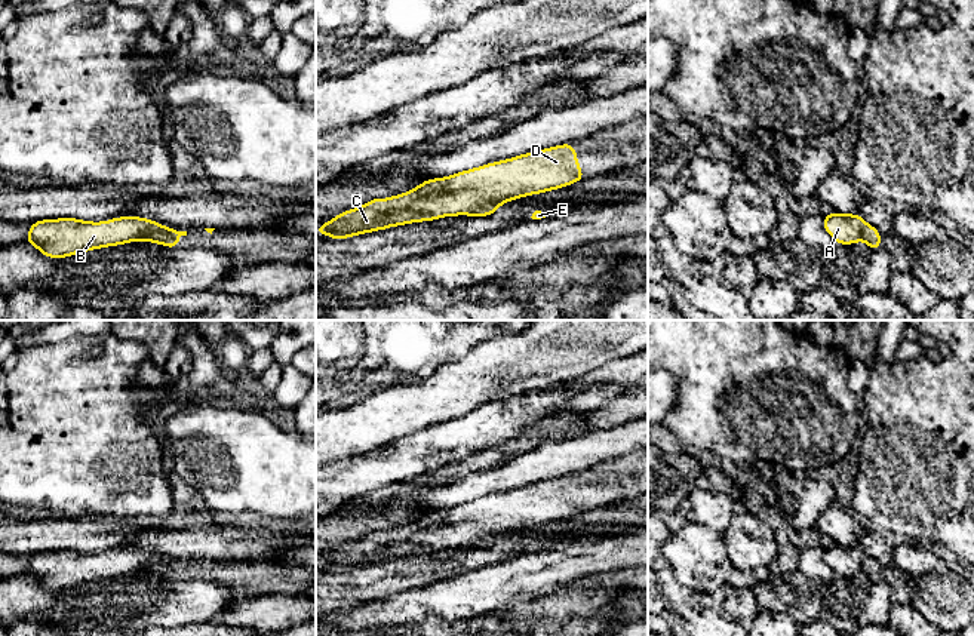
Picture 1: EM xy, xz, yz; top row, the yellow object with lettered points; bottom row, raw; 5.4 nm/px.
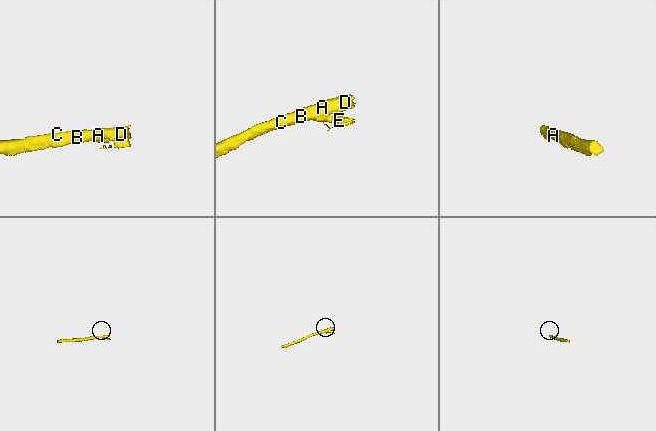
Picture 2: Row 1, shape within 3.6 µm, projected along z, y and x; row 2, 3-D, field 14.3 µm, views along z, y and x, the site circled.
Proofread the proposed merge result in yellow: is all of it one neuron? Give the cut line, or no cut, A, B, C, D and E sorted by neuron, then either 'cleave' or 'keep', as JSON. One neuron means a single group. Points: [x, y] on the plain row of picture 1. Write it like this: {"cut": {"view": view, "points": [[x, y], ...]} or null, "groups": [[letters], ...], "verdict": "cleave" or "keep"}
{"cut": {"view": "xz", "points": [[500, 534], [475, 538], [466, 544]]}, "groups": [["A", "B", "C", "D"], ["E"]], "verdict": "cleave"}

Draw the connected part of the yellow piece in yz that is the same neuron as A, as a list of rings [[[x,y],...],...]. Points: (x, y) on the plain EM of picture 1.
[[[832,544],[823,549],[824,562],[835,571],[839,577],[852,577],[863,571],[864,551],[858,546],[842,547]]]

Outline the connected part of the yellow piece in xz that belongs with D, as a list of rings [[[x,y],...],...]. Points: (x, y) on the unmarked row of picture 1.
[[[569,474],[483,497],[446,510],[427,511],[408,525],[388,531],[372,531],[357,541],[341,544],[329,554],[319,557],[316,563],[322,568],[329,566],[331,572],[347,571],[394,557],[433,553],[440,549],[466,547],[474,540],[551,523],[578,514],[583,510],[584,506],[577,494],[577,483],[572,474]]]

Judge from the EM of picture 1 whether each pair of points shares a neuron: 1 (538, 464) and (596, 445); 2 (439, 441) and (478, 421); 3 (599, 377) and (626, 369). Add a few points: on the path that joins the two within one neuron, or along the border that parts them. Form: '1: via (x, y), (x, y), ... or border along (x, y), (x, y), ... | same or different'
1: via (553, 460), (581, 452) | same
2: via (448, 441), (469, 430) | same
3: via (605, 375), (620, 371) | same

